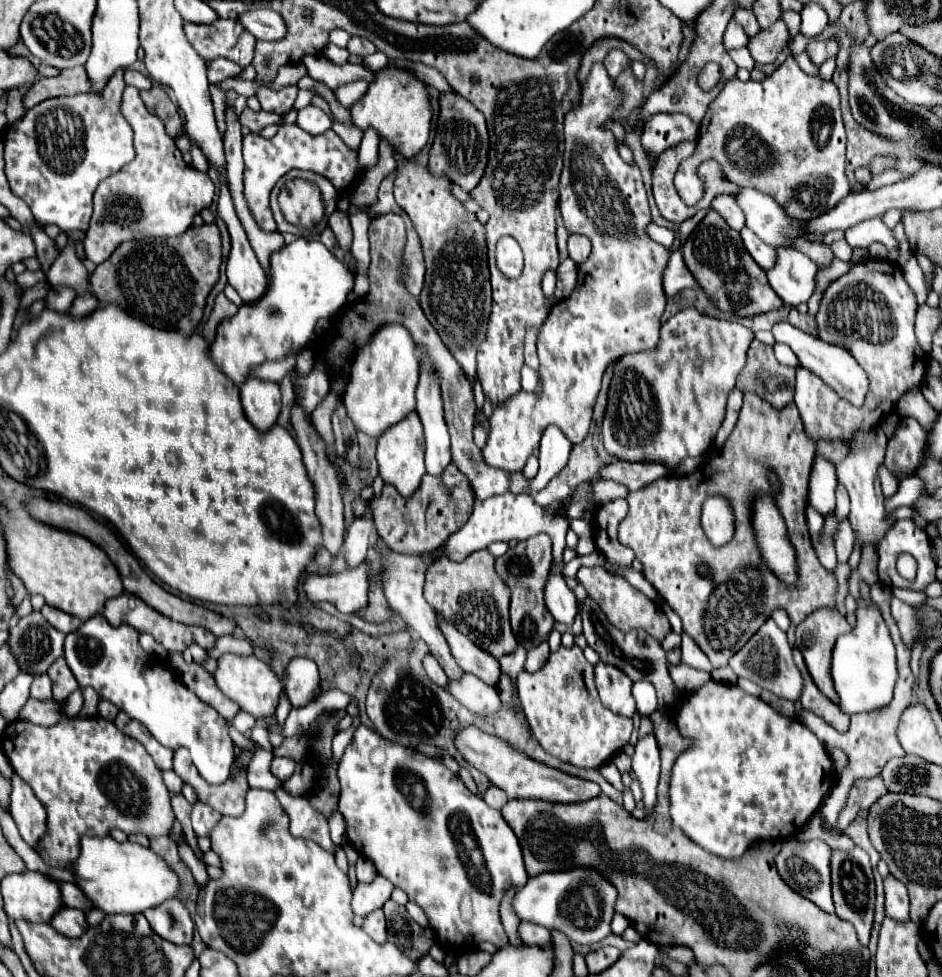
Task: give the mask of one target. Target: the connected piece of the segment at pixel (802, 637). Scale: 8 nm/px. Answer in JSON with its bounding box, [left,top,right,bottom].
[795,609,851,701]

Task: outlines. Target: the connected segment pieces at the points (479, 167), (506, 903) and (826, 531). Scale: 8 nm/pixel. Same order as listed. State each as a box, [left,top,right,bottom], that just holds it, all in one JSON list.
[[429,91,489,191],[500,888,523,947],[811,511,837,571]]

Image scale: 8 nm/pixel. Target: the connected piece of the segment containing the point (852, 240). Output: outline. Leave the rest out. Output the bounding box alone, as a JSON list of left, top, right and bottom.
[845,219,897,261]

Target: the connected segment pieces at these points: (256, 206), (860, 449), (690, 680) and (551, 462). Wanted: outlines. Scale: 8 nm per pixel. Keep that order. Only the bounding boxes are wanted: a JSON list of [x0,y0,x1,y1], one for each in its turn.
[[243,125,357,231],[837,427,911,547],[669,663,711,695],[511,427,571,495]]

